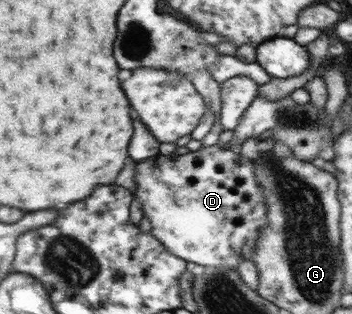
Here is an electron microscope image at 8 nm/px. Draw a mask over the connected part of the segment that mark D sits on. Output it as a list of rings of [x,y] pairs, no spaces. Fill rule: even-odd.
[[[216,144],[188,151],[173,160],[169,155],[160,154],[144,158],[136,164],[133,177],[137,186],[135,198],[142,205],[143,217],[150,221],[150,232],[173,256],[192,264],[228,270],[236,270],[242,258],[252,261],[258,235],[268,220],[265,193],[258,184],[252,160],[242,160],[239,153]]]

